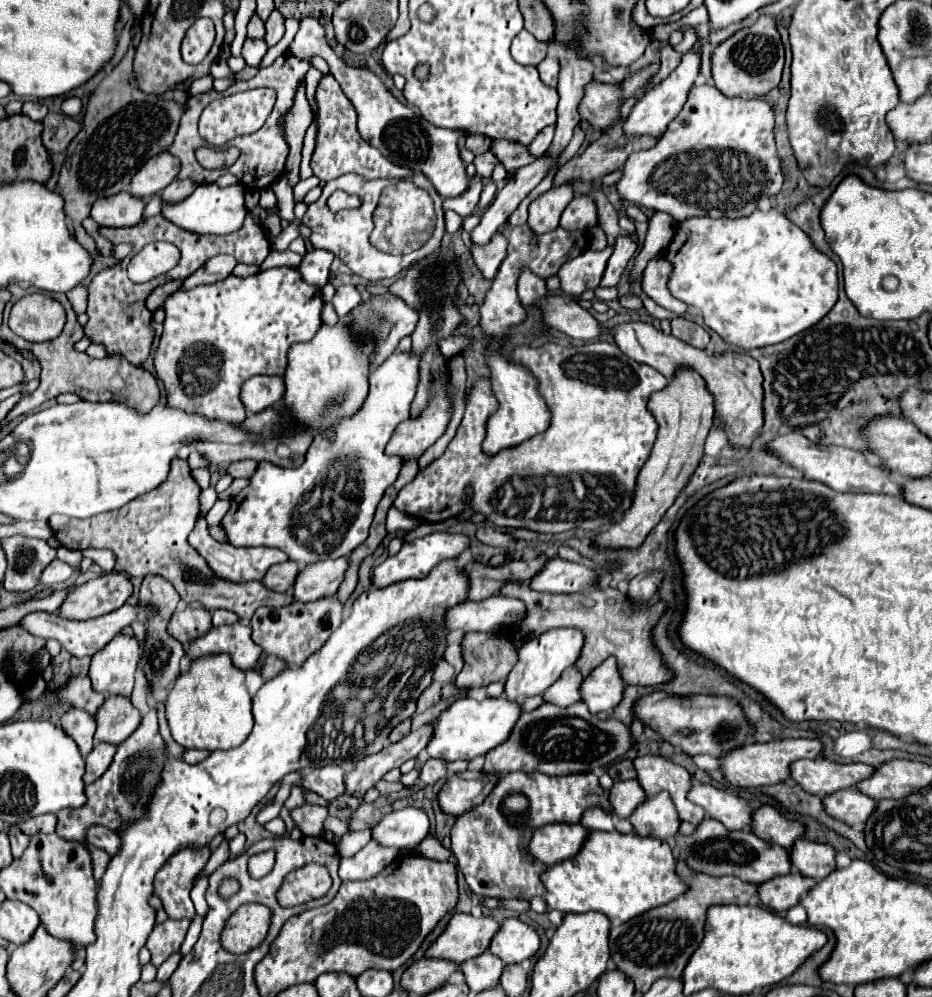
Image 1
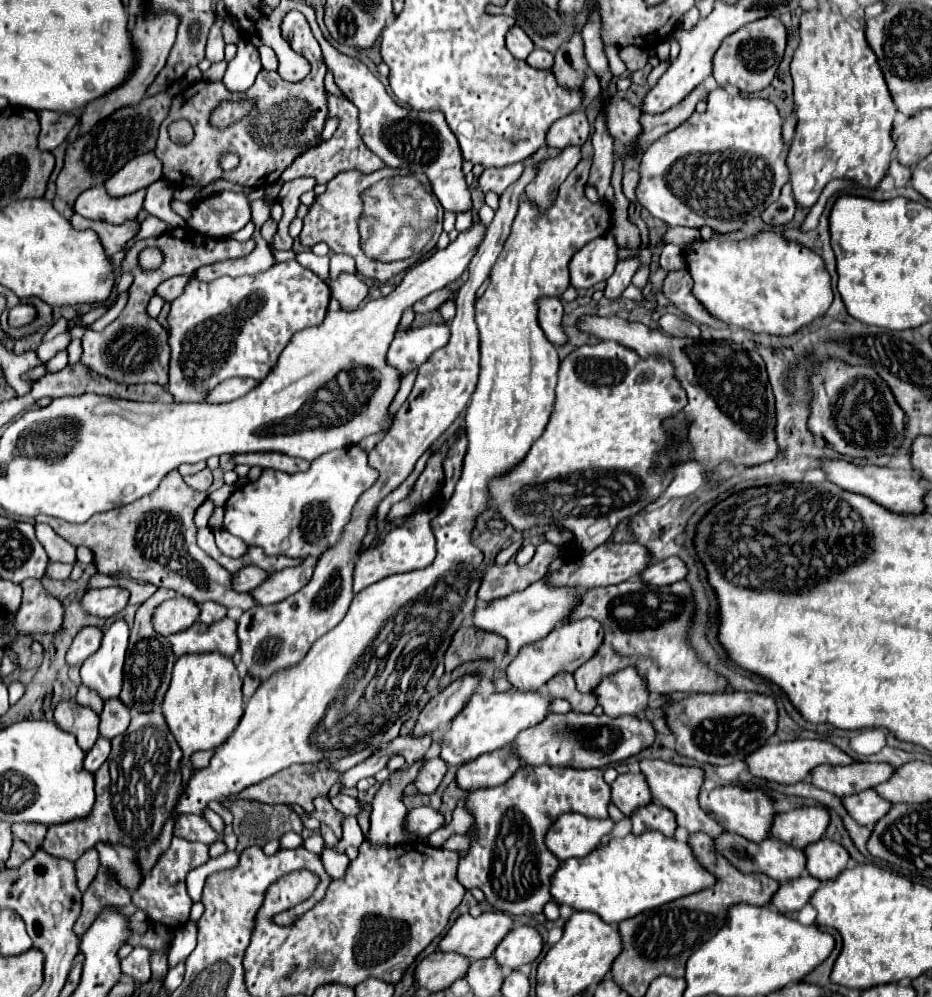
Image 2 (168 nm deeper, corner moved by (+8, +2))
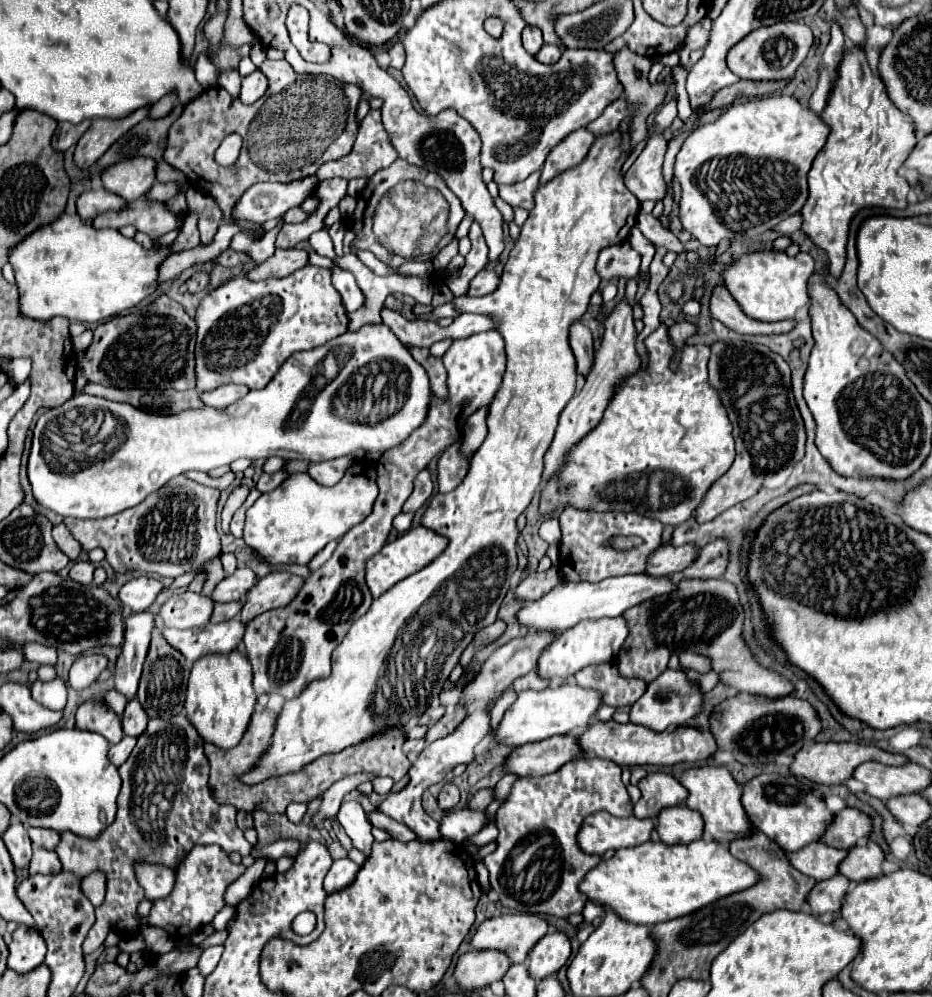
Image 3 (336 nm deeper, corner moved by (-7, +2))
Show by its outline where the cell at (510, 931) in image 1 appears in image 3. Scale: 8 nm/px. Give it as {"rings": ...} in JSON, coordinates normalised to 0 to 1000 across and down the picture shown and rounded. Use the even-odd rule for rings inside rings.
{"rings":[[[587,936],[574,950],[570,952],[570,958],[565,958],[568,964],[568,978],[574,984],[580,984],[589,976],[598,976],[606,964],[613,958],[613,946],[604,936]]]}

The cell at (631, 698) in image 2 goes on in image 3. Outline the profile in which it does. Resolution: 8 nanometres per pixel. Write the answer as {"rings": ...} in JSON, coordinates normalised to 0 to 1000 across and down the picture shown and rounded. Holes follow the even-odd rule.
{"rings":[[[711,673],[703,683],[694,687],[694,693],[677,707],[675,723],[683,727],[692,727],[703,733],[714,733],[718,727],[735,727],[744,721],[752,711],[750,691],[741,687],[741,683],[731,673]]]}

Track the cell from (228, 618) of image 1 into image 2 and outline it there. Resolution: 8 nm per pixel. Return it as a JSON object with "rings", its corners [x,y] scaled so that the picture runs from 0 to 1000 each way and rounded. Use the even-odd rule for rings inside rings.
{"rings":[[[221,603],[221,605],[217,607],[217,615],[215,615],[215,623],[217,623],[217,625],[225,627],[225,625],[236,623],[238,619],[242,619],[242,609],[238,609],[238,607],[230,605],[230,603]]]}

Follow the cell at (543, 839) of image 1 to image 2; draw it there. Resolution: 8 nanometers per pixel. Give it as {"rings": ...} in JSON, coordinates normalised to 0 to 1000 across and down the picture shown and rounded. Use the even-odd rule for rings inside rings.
{"rings":[[[605,815],[590,829],[586,848],[601,864],[612,860],[629,860],[644,848],[648,838],[657,836],[657,831],[657,821],[635,821],[622,815]]]}

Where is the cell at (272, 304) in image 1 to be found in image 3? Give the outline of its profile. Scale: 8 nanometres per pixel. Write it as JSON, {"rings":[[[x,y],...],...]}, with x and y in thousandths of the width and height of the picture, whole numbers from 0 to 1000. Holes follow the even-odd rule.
{"rings":[[[329,266],[302,280],[267,282],[261,276],[246,280],[216,300],[209,324],[209,378],[214,394],[244,384],[282,390],[314,354],[336,350],[370,334],[372,312],[364,292],[355,286],[355,272]]]}

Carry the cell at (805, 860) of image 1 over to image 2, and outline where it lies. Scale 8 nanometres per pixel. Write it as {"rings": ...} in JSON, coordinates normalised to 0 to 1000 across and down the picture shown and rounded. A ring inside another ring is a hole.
{"rings":[[[882,842],[880,846],[871,846],[871,850],[863,852],[867,858],[867,866],[865,872],[871,880],[884,884],[897,882],[897,878],[901,878],[912,862],[912,856],[897,844],[893,842]]]}

